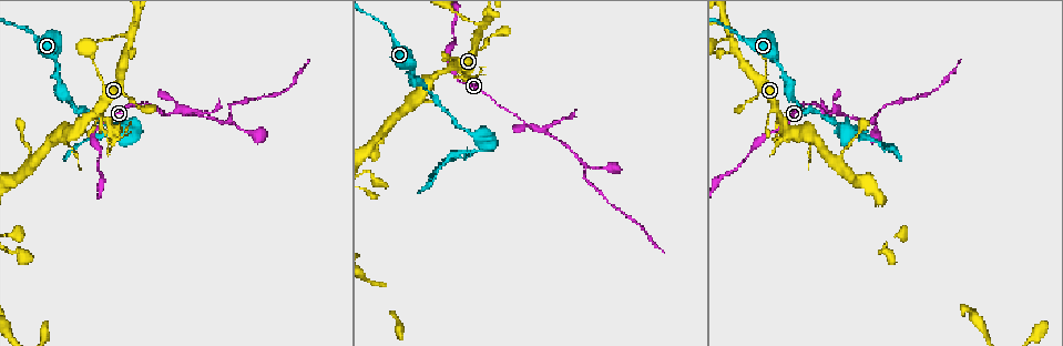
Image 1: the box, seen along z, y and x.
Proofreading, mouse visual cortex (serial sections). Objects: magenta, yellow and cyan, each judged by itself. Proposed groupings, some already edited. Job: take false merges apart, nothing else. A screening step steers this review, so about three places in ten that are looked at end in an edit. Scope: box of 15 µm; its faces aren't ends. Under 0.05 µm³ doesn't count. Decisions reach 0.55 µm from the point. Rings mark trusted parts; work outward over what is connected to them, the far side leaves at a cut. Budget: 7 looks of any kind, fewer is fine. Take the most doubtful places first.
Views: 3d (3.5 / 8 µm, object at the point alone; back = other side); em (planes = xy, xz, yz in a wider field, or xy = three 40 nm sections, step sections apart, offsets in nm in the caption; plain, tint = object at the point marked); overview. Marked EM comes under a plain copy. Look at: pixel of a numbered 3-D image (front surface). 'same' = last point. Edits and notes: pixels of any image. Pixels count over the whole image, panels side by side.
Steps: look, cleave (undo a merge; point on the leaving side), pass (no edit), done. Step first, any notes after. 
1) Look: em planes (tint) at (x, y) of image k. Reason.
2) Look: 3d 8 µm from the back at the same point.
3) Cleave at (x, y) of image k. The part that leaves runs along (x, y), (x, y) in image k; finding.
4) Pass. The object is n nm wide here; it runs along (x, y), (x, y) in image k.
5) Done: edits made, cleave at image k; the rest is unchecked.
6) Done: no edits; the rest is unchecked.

Look: 3d 3.5 µm from the back at (125, 125) of image 1. Arms part here.

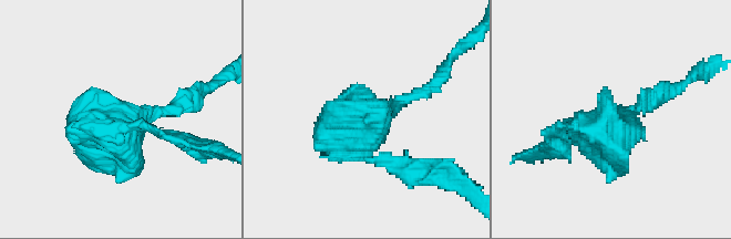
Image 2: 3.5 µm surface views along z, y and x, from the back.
Look: em xy step 2 (tint) at the same point.

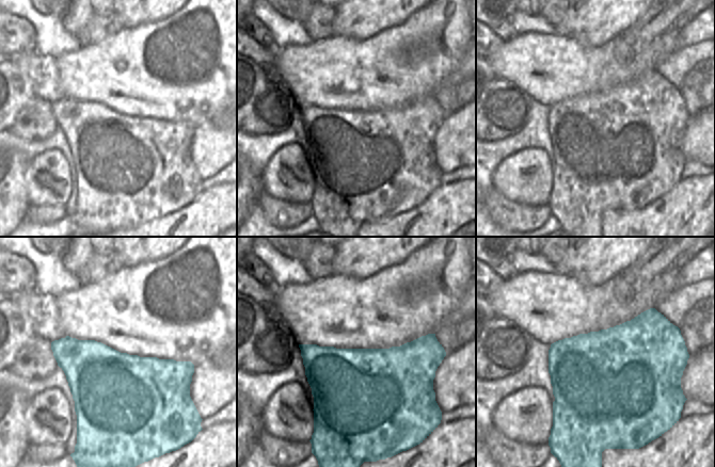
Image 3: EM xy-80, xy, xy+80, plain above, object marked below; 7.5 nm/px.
Pass. One cell here.

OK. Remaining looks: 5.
Look: 3d 3.5 µm from the back at (836, 107) of image 1. Arms part here.

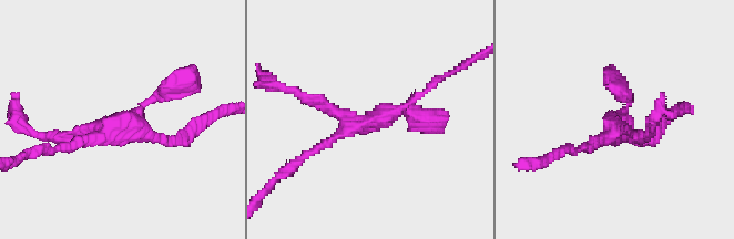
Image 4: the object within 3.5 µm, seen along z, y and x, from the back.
Look: em planes (tint) at (135, 124) of image 4.

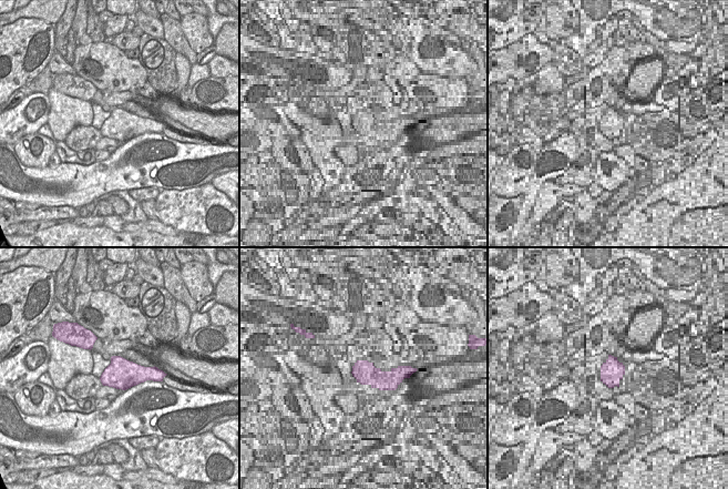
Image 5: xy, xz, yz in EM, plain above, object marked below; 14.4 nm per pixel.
Pass. The object is 440 nm wide here; it runs along (442, 75), (405, 107), (319, 146) in image 4; one cell here.

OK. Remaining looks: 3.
Look: 3d 8 µm at (584, 163) of image 1. Narrows sharply.

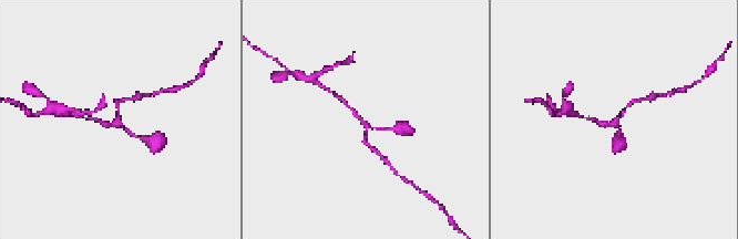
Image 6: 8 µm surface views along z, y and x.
Look: 3d 3.5 µm at (364, 122) of image 6.

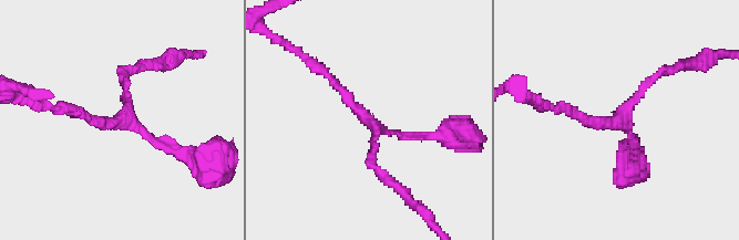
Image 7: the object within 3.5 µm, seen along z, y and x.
Look: em xy step 2 (tint) at (119, 116) of image 7. 3 arms meet here; the arms are 100, 150, 150 nm wide; shape alone is not enough.

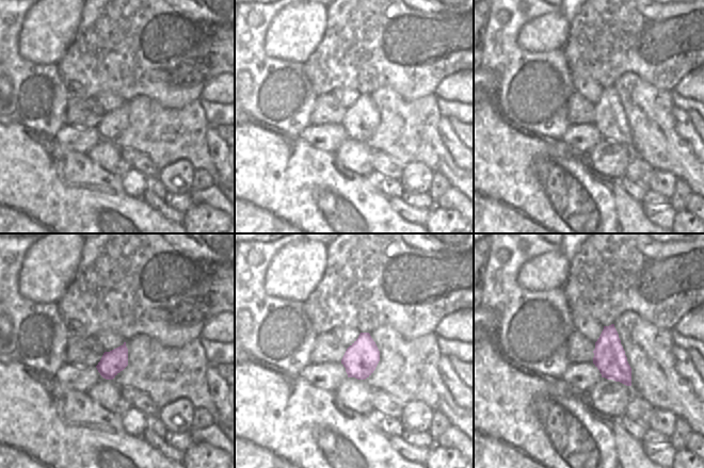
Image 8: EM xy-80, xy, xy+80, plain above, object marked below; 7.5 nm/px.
Pass. The object is 260 nm wide here; it runs along (325, 71), (382, 131), (430, 136) in image 7; all the same cell.

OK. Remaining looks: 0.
Done: no edits; the rest is unchecked.

